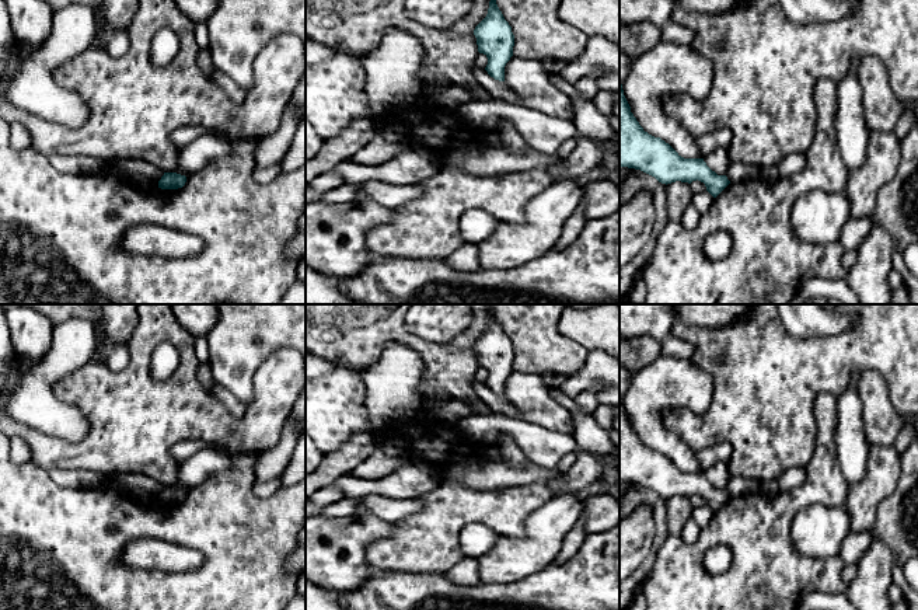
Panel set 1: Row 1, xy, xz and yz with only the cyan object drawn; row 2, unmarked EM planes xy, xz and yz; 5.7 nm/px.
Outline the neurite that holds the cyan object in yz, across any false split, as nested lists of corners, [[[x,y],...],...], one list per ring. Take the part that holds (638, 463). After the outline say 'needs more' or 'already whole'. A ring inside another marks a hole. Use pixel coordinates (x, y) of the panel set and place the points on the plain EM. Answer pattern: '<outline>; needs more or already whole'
[[[619,398],[619,481],[640,484],[662,498],[701,495],[716,512],[729,498],[704,473],[684,473],[669,457],[643,445]]]; already whole

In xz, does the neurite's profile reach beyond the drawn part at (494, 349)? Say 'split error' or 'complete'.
complete

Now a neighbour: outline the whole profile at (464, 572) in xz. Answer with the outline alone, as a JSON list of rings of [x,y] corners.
[[[470,557],[460,560],[444,575],[450,582],[463,586],[475,586],[479,582],[478,564]]]

